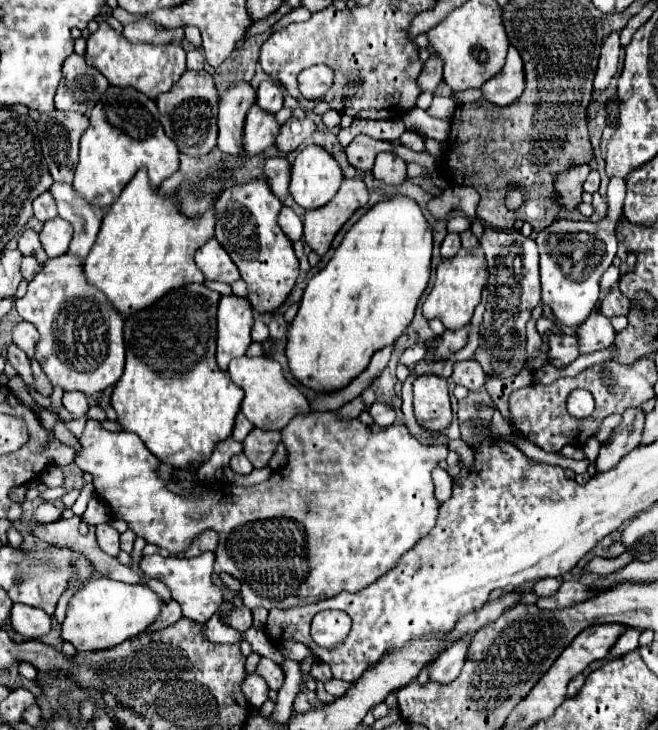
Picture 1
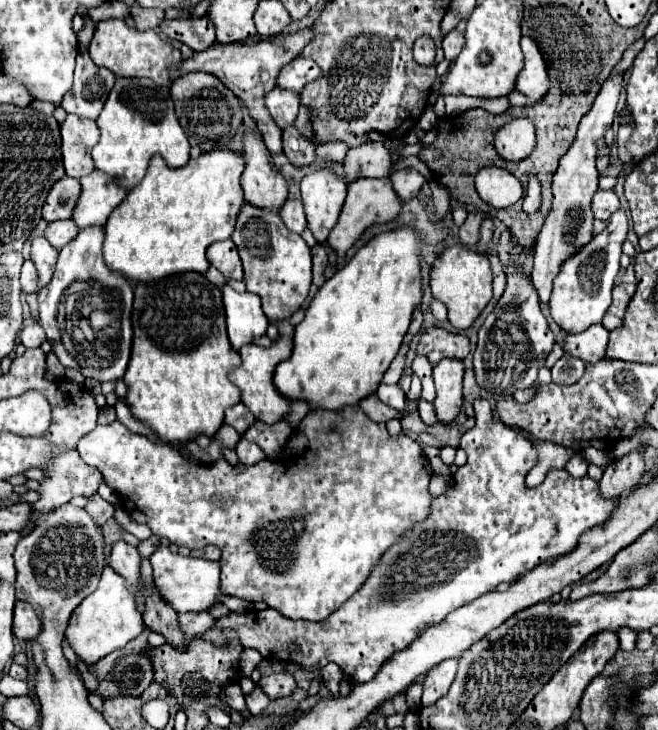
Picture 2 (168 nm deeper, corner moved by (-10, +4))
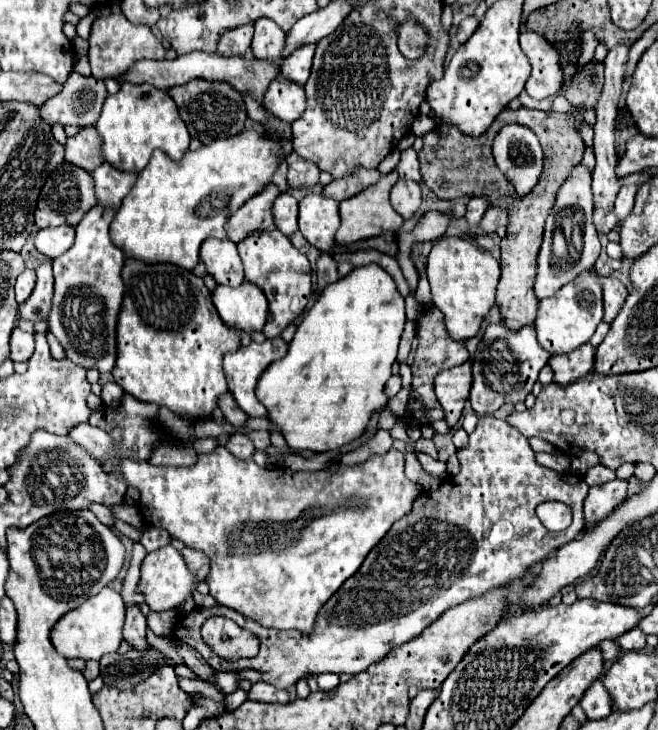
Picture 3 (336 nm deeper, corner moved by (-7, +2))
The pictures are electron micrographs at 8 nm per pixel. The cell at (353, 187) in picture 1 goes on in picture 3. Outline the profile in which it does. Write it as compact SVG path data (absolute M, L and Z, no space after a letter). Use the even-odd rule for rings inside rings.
M391 171L391 173L383 175L375 185L369 185L361 193L357 193L357 195L353 195L353 197L349 197L349 199L345 199L341 203L341 207L339 207L341 227L337 229L337 235L335 235L337 245L347 247L347 245L351 245L355 241L377 237L383 231L397 231L403 225L403 217L389 203L389 191L391 191L391 187L395 185L397 179L399 179L397 171Z

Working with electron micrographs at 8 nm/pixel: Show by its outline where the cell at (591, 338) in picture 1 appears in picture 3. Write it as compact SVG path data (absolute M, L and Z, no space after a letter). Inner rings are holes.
M583 343L571 353L563 355L553 355L549 359L549 365L555 371L553 381L559 385L567 385L583 375L587 375L593 369L593 359L595 359L595 349L591 343Z

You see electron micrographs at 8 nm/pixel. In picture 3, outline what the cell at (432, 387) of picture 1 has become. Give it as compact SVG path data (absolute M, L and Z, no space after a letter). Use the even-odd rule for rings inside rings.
M463 363L451 369L443 369L435 377L435 393L445 411L445 421L449 427L455 427L463 405L471 389L471 363Z

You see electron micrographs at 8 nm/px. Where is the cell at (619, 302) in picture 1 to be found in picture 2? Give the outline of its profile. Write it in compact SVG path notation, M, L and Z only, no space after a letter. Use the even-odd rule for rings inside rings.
M620 283L620 285L614 285L612 289L612 305L610 305L610 313L622 317L626 307L628 307L628 301L632 299L636 291L636 285L630 285L630 283Z

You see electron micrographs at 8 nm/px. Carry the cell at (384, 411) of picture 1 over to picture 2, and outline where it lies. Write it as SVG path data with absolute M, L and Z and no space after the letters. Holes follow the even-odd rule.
M380 385L378 387L378 393L376 393L378 397L380 397L380 401L382 403L386 403L386 405L390 405L390 407L394 407L394 409L404 409L404 405L406 405L406 401L404 401L404 391L400 389L400 385Z

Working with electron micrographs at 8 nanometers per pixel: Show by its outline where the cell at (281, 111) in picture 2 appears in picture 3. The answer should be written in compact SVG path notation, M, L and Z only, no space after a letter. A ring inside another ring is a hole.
M281 75L271 83L263 107L281 121L293 123L305 111L303 87L283 79Z

